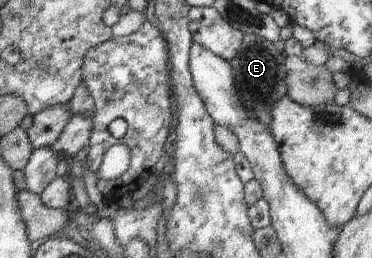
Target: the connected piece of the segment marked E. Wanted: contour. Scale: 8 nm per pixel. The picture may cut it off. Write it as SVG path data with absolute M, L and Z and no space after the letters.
M246 34L242 38L238 54L228 62L230 70L234 70L232 78L240 104L244 106L248 116L254 118L254 122L260 122L260 126L264 126L264 130L270 130L274 104L287 94L284 58L286 56L276 50L273 43L263 40L260 36Z

